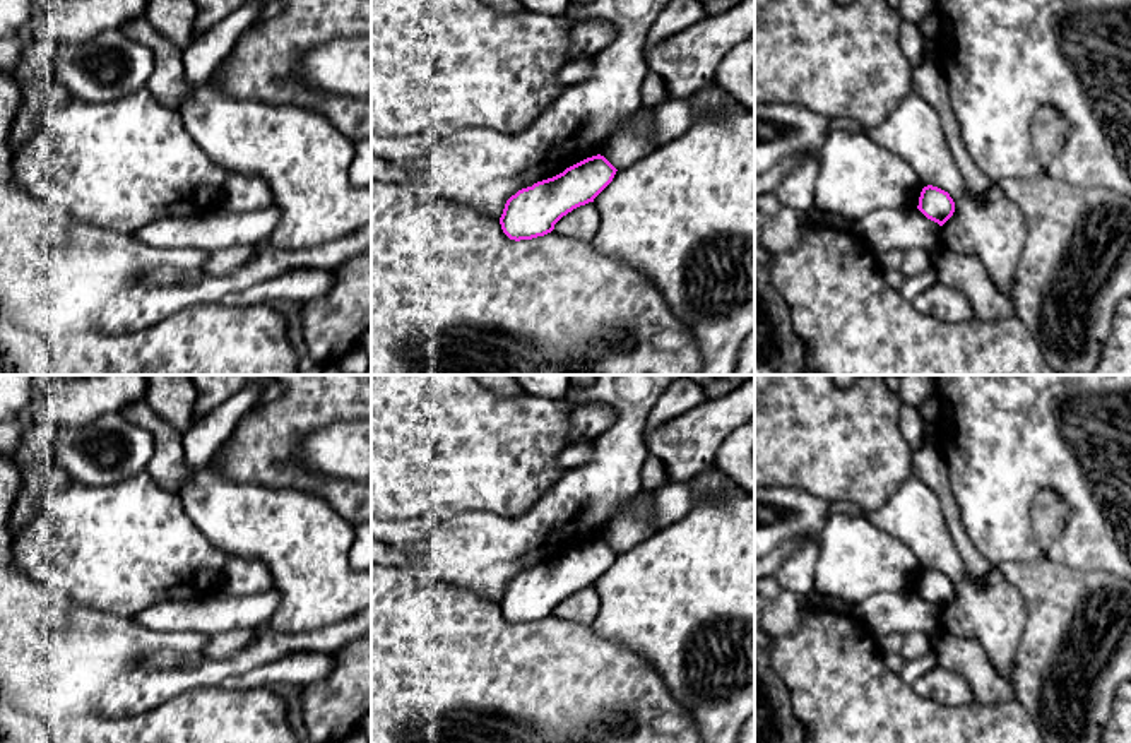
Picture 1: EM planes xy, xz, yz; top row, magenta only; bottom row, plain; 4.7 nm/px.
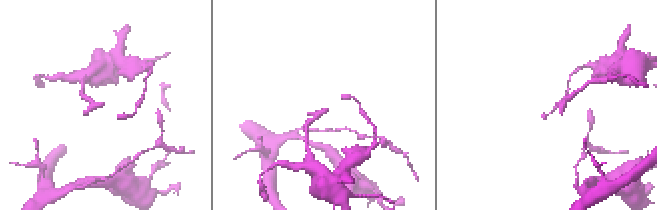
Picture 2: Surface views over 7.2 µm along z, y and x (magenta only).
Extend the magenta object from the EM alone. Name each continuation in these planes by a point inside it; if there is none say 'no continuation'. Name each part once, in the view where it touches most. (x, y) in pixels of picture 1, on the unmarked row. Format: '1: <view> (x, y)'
no continuation

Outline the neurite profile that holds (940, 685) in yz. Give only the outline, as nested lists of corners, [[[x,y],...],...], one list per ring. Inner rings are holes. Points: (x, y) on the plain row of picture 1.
[[[936,666],[912,683],[912,688],[934,702],[958,707],[974,702],[970,687],[956,673]]]

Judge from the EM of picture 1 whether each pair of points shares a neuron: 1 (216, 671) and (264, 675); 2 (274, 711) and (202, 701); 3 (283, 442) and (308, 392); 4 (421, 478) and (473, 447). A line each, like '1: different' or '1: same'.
1: different
2: same
3: same
4: same

